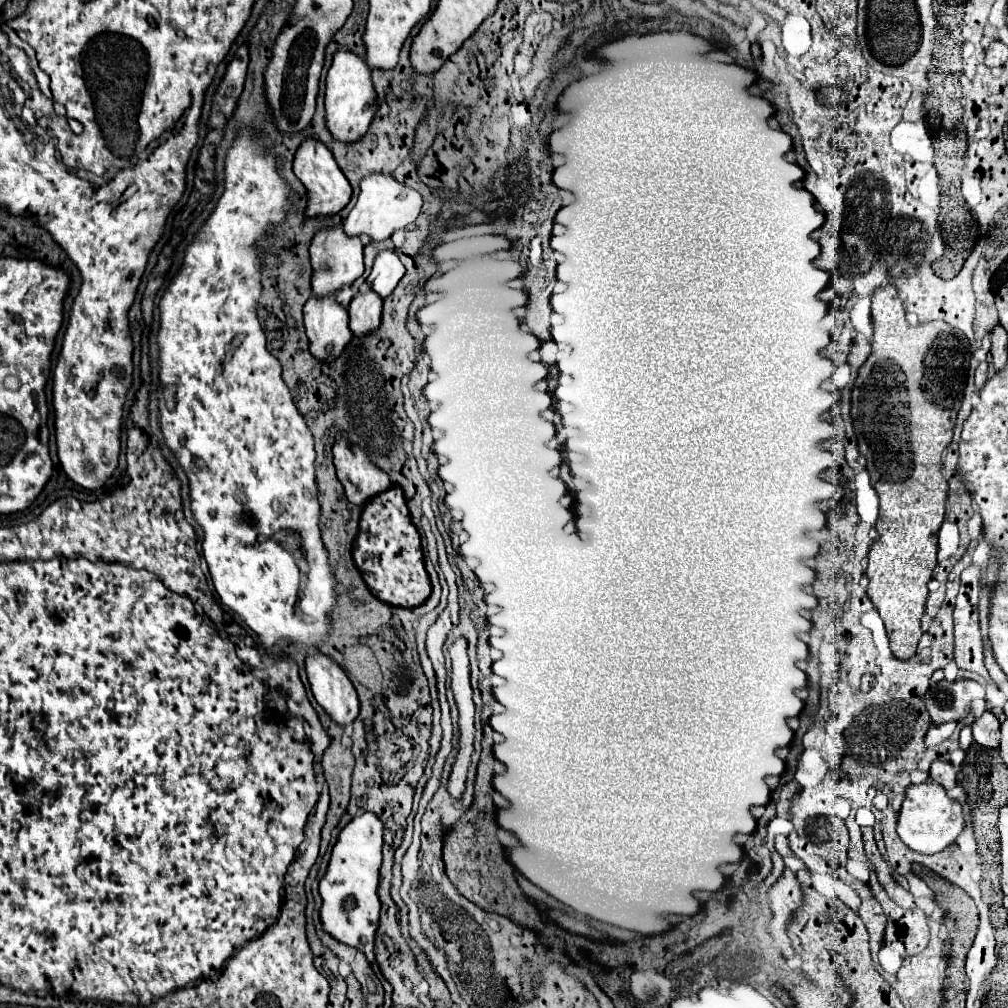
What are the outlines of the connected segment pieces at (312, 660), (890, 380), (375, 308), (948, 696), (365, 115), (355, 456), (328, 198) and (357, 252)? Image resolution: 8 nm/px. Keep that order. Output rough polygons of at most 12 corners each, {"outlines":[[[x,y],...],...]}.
{"outlines":[[[327,653],[307,655],[317,703],[351,727],[359,699],[345,669]],[[871,297],[851,389],[881,507],[865,569],[897,659],[921,637],[969,341]],[[357,295],[349,305],[349,327],[367,337],[381,325],[383,299]],[[939,681],[925,705],[933,725],[963,721],[983,699],[977,681]],[[337,51],[325,79],[333,139],[359,141],[375,117],[365,59]],[[349,441],[333,447],[349,503],[363,507],[391,487],[389,477]],[[303,141],[293,173],[307,189],[305,217],[331,217],[351,199],[331,151]],[[341,227],[311,243],[311,297],[363,275],[363,243]]]}

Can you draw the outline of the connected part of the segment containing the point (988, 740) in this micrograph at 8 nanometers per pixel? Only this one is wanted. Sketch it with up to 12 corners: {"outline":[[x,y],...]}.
{"outline":[[985,711],[973,723],[973,739],[997,749],[1001,739],[997,717]]}

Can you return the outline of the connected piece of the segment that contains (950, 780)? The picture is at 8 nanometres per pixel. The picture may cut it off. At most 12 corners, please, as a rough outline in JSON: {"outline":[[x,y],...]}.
{"outline":[[935,761],[929,775],[935,783],[951,789],[957,785],[955,767]]}

